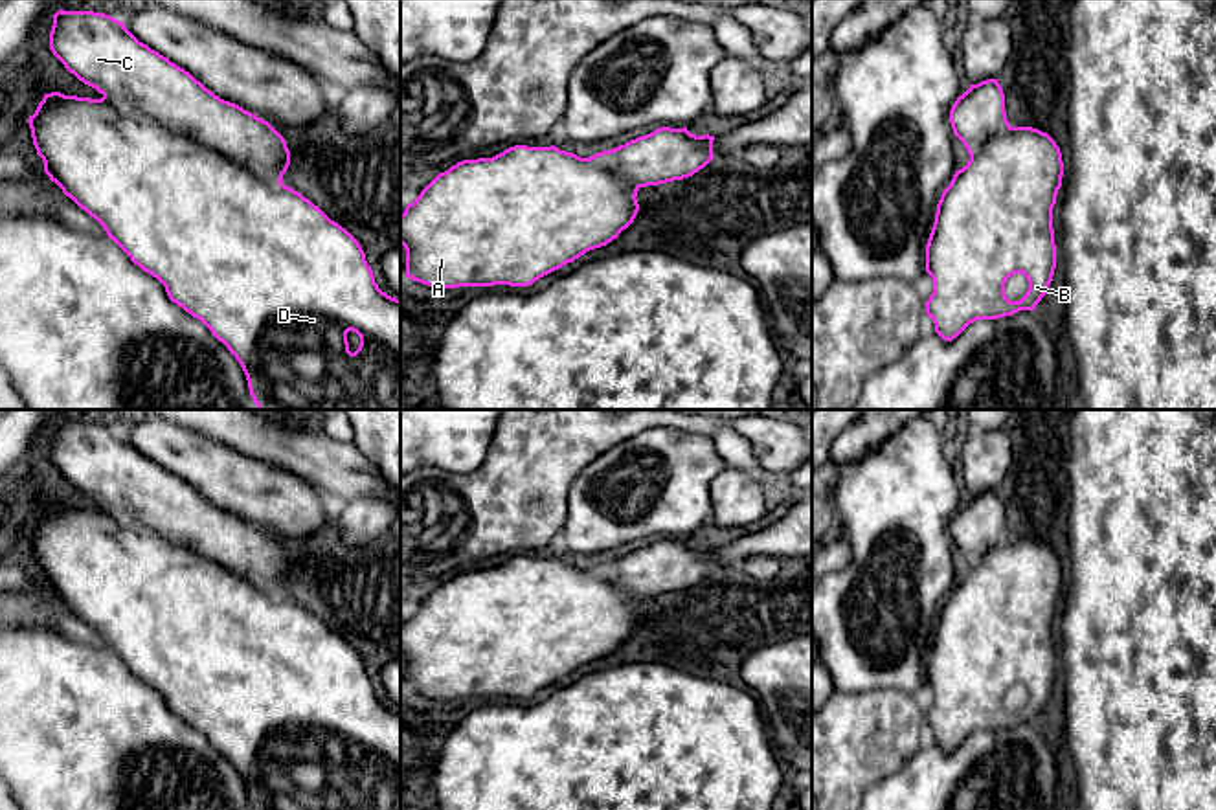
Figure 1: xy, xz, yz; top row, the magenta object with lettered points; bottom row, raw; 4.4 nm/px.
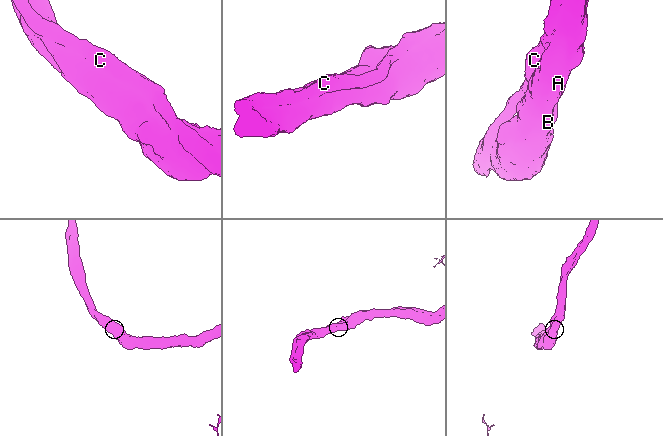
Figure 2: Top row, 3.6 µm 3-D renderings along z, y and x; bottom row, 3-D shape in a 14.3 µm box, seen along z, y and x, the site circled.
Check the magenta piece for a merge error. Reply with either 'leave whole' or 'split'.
leave whole

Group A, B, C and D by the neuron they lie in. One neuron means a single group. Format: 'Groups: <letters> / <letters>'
Groups: A B C D

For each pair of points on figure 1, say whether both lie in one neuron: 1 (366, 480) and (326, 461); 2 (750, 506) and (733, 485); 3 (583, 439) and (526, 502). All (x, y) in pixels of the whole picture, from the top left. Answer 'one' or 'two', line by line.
1: one
2: one
3: one

